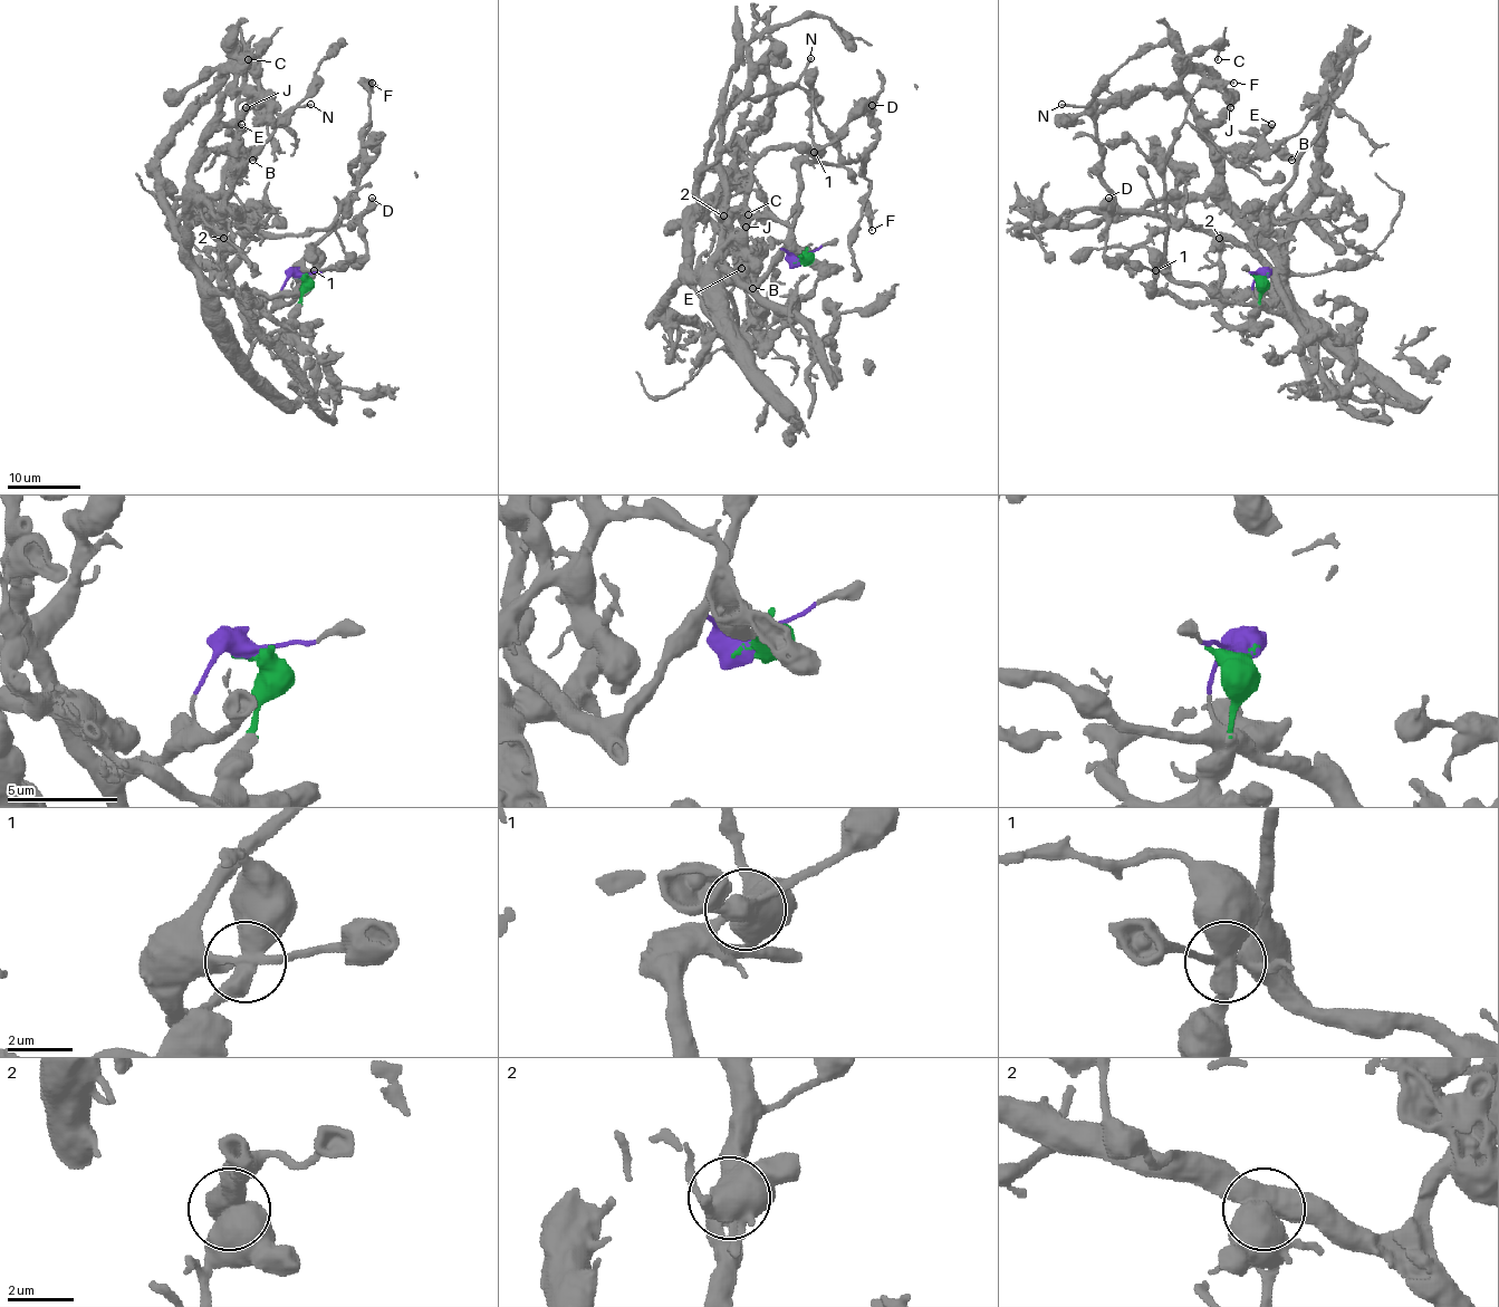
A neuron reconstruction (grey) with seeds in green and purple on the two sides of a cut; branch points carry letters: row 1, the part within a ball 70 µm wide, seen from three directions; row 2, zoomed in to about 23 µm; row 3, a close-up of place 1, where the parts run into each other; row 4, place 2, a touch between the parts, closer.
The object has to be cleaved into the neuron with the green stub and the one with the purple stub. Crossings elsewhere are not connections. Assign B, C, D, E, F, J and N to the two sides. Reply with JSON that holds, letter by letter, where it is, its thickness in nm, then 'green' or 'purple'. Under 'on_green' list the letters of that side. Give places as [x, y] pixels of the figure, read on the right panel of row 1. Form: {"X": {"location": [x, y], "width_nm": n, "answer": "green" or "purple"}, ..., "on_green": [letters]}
{"B": {"location": [1291, 160], "width_nm": 500, "answer": "purple"}, "C": {"location": [1218, 59], "width_nm": 200, "answer": "green"}, "D": {"location": [1108, 198], "width_nm": 700, "answer": "purple"}, "E": {"location": [1271, 124], "width_nm": 550, "answer": "green"}, "F": {"location": [1233, 83], "width_nm": 170, "answer": "purple"}, "J": {"location": [1230, 107], "width_nm": 650, "answer": "green"}, "N": {"location": [1062, 104], "width_nm": 240, "answer": "purple"}, "on_green": ["C", "E", "J"]}

